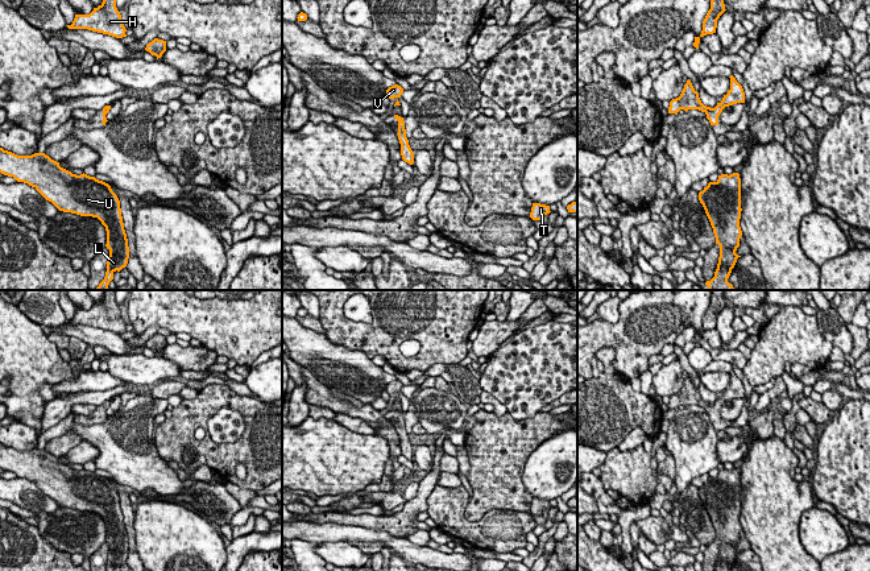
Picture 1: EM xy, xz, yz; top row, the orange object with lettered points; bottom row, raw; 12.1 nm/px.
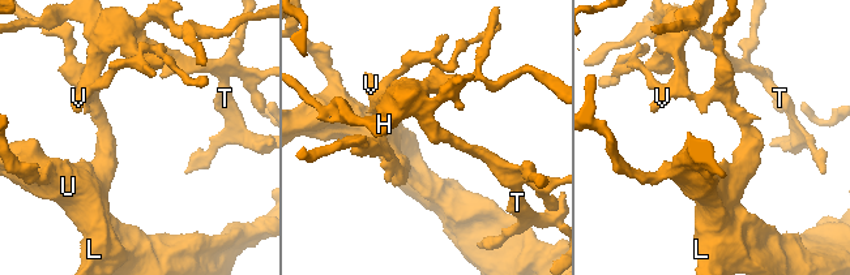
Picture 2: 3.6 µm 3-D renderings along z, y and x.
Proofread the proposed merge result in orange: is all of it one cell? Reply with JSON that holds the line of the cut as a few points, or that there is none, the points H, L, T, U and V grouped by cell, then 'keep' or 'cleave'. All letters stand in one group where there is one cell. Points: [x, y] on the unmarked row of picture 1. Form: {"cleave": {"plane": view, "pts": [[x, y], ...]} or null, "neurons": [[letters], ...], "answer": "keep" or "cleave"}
{"cleave": null, "neurons": [["H", "L", "T", "U", "V"]], "answer": "keep"}

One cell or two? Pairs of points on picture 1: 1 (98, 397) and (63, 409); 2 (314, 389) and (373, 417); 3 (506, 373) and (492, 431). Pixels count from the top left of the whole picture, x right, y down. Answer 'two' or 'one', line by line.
1: one
2: one
3: two

